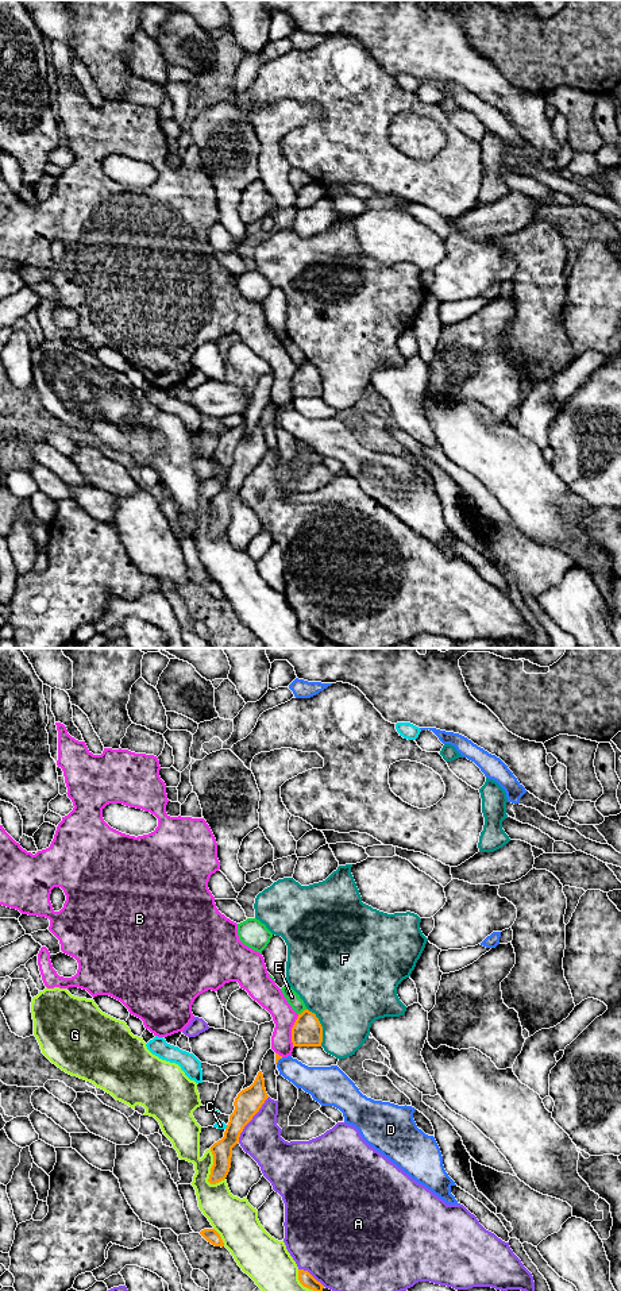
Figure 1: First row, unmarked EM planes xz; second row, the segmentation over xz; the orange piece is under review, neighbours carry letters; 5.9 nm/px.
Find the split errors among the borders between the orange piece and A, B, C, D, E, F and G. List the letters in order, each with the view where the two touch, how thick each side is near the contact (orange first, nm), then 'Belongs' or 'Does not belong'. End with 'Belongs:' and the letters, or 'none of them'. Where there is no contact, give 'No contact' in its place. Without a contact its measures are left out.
A: Touches orange in xz. Thickness 160 nm (orange) against 240 nm. Does not belong
B: Touches orange in xz. Thickness 180 nm (orange) against 160 nm. Does not belong
C: Touches orange in xz. Thickness 160 nm (orange) against 50 nm. Does not belong
D: Touches orange in xz. Thickness 30 nm (orange) against 160 nm. Does not belong
E: Touches orange in xz. Thickness 180 nm (orange) against 80 nm. Does not belong
F: Touches orange in xz. Thickness 180 nm (orange) against 460 nm. Does not belong
G: Touches orange in xz. Thickness 120 nm (orange) against 200 nm. Does not belong
Belongs: none of them

